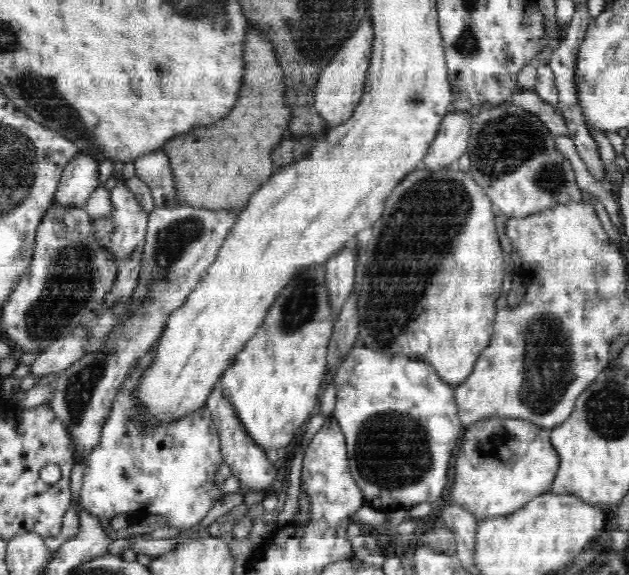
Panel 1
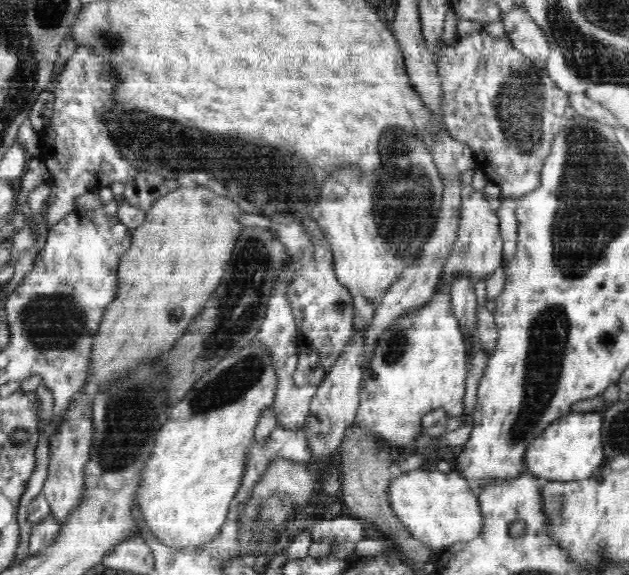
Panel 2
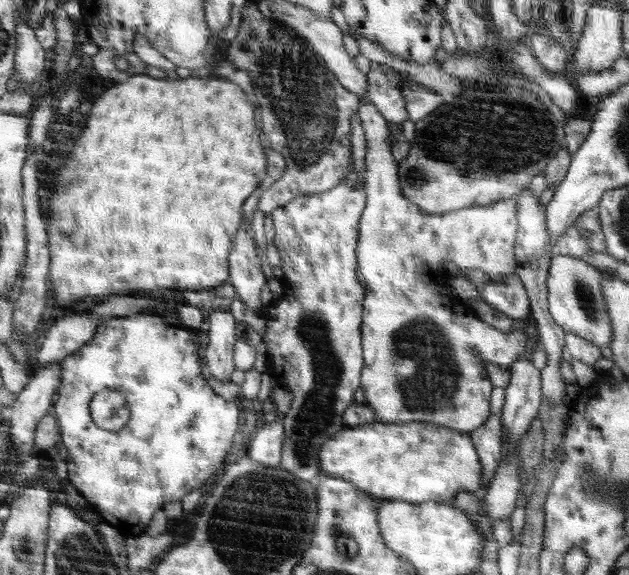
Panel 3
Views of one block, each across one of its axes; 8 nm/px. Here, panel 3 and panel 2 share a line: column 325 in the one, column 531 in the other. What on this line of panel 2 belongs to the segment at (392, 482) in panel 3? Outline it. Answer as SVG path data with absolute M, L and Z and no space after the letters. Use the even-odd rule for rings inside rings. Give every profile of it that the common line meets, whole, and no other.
M601 410L586 413L569 413L546 428L525 455L528 472L541 481L574 481L589 479L605 463L605 446L602 443L602 426L605 418Z

